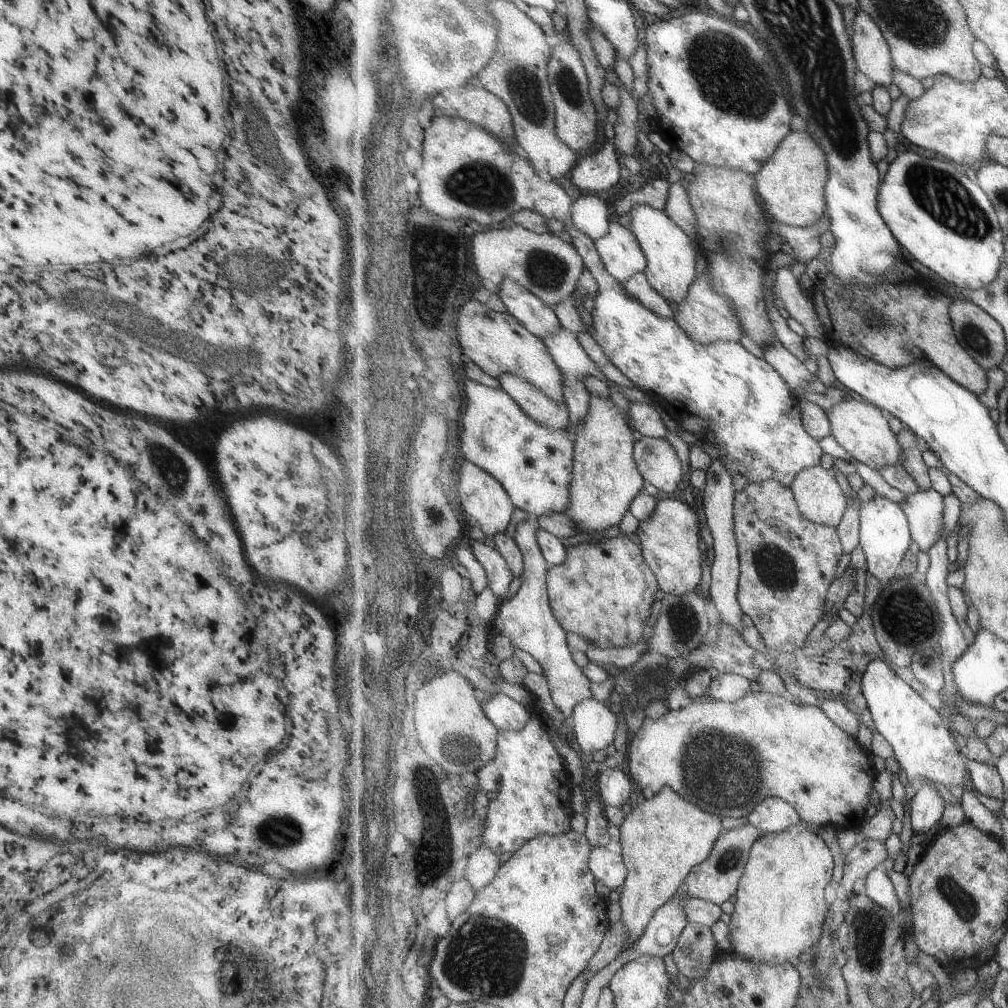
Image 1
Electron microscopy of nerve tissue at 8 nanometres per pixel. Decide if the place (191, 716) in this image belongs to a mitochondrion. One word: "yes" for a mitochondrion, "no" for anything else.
no

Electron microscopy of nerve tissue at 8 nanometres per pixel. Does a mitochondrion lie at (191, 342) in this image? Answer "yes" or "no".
no

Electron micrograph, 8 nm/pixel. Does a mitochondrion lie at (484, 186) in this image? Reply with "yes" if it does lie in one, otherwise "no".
yes

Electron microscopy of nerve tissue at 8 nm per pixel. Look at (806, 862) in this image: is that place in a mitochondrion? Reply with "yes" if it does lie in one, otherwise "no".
no

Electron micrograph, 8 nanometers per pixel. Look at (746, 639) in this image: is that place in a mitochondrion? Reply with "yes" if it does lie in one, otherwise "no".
no

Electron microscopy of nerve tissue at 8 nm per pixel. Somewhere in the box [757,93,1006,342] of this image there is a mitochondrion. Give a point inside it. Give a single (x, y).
(946, 198)

